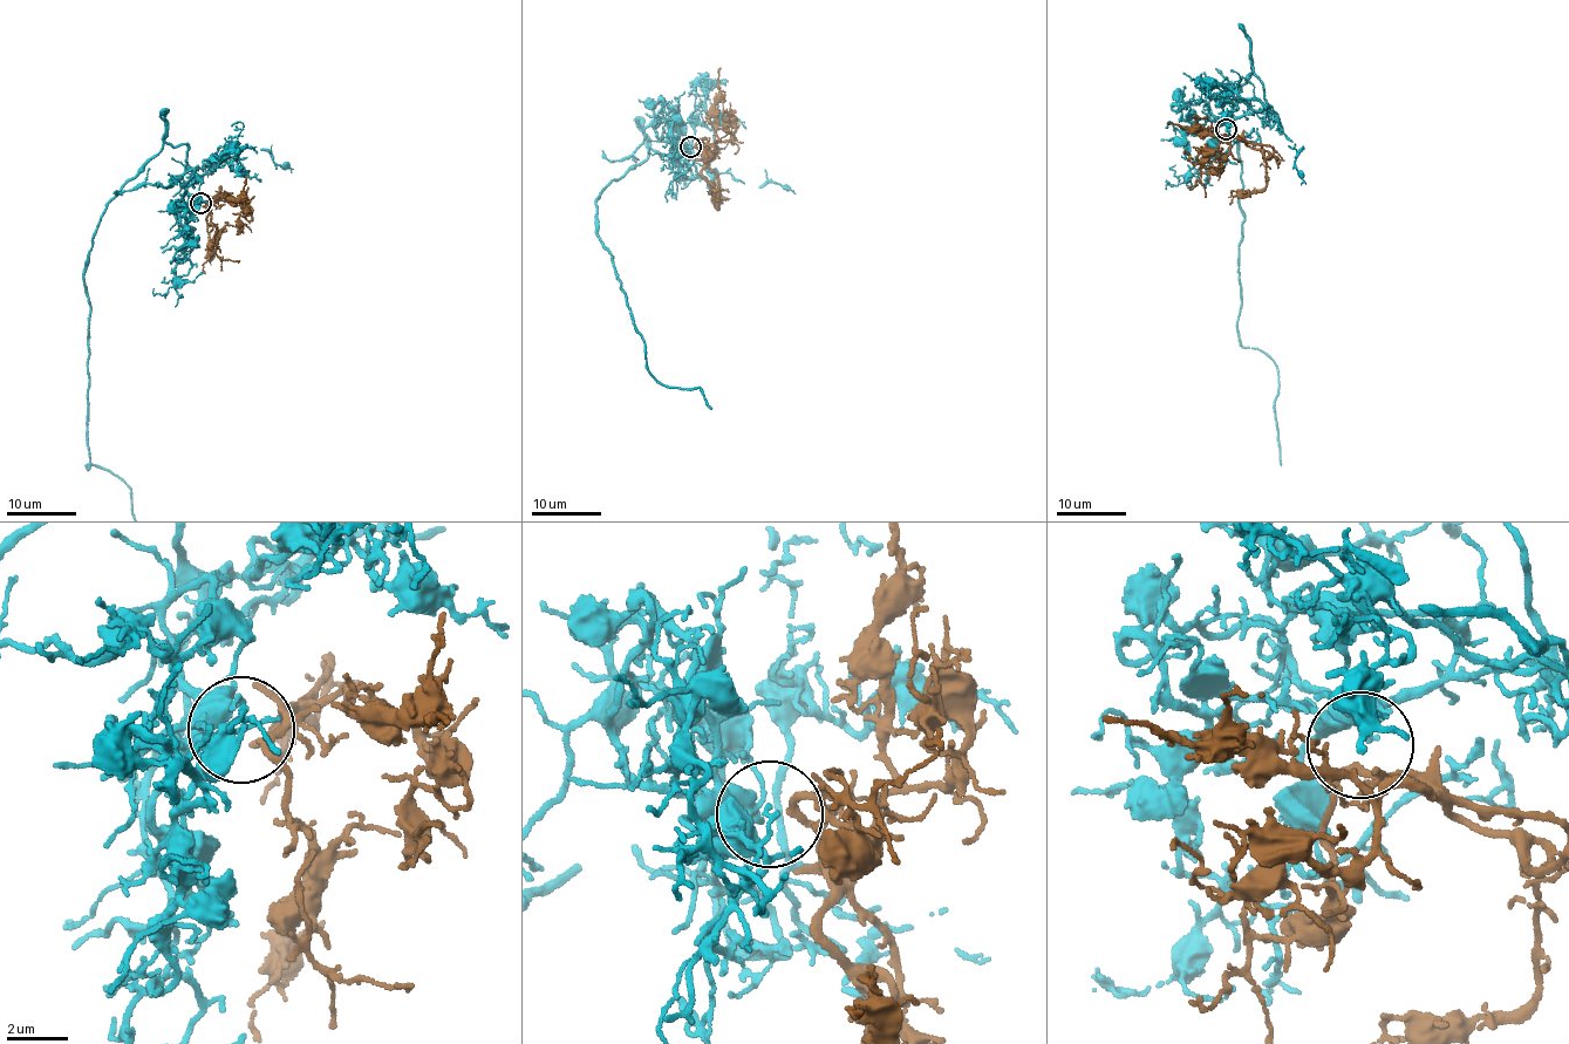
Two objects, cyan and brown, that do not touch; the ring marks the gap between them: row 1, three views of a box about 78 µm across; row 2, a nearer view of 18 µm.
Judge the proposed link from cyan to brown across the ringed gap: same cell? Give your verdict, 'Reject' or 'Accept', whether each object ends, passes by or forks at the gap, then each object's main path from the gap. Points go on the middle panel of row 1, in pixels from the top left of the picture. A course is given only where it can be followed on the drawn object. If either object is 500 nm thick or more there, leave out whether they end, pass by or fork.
Accept. At the ring cyan forks. At the ring brown passes by. Course of brown: (693, 147), (709, 161), (714, 145), (729, 141), (735, 128), (727, 123), (725, 125), (721, 116), (725, 101)

